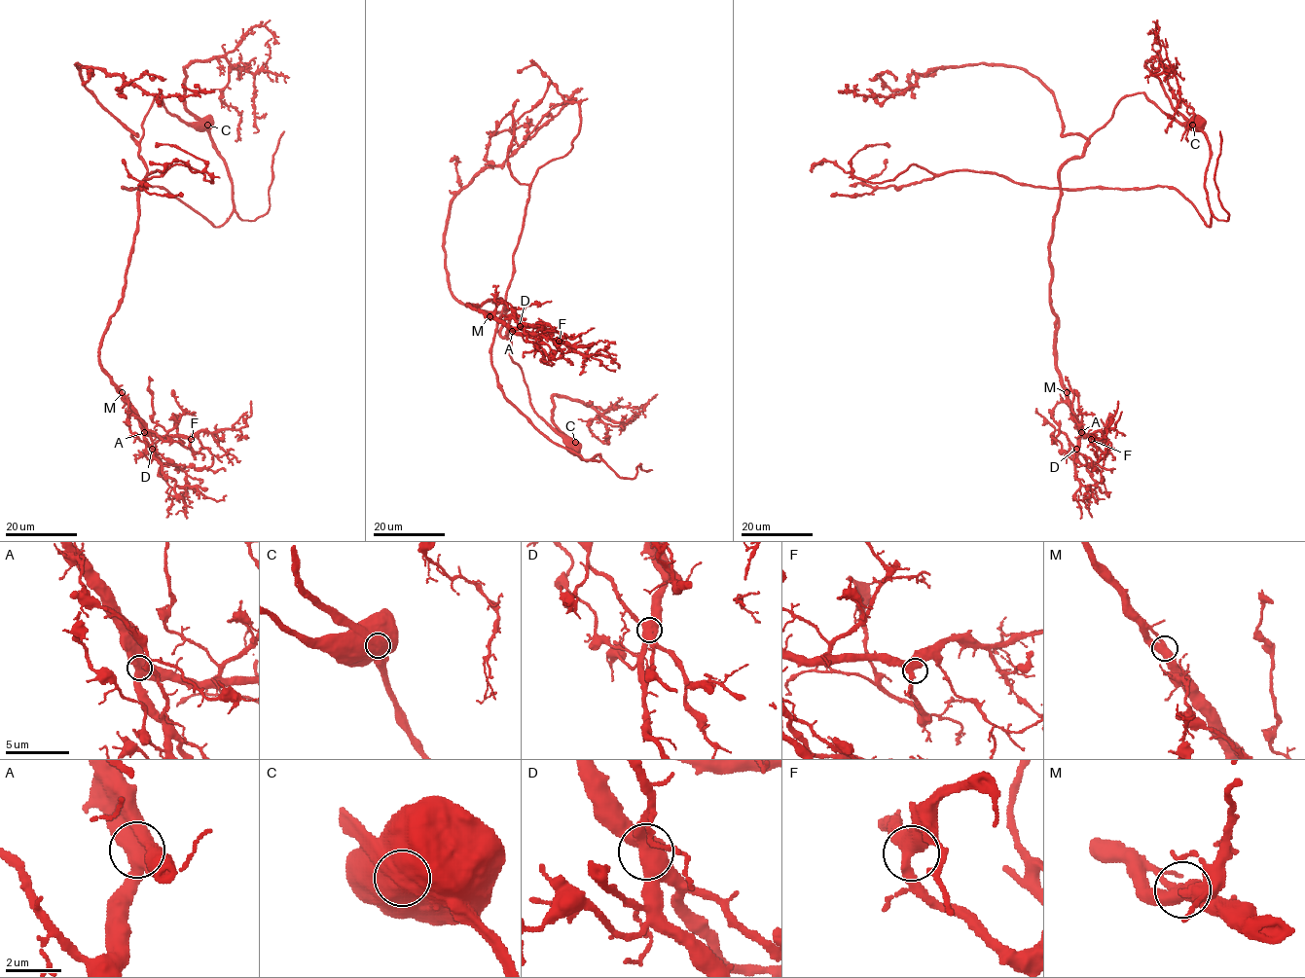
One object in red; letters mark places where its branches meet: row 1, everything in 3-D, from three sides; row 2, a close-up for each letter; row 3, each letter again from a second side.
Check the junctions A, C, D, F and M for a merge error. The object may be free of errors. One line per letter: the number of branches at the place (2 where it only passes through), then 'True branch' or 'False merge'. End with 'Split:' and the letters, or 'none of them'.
A: Branches: 3. True branch
C: Branches: 3. False merge
D: Branches: 3. True branch
F: Branches: 3. True branch
M: Branches: 3. True branch
Split: C

